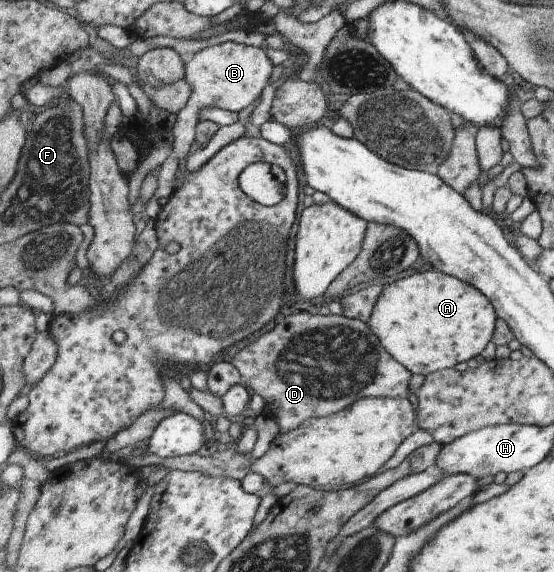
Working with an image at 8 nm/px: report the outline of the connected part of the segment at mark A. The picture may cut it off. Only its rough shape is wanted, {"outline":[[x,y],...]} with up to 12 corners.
{"outline":[[433,268],[387,284],[368,324],[426,376],[481,355],[496,306]]}

